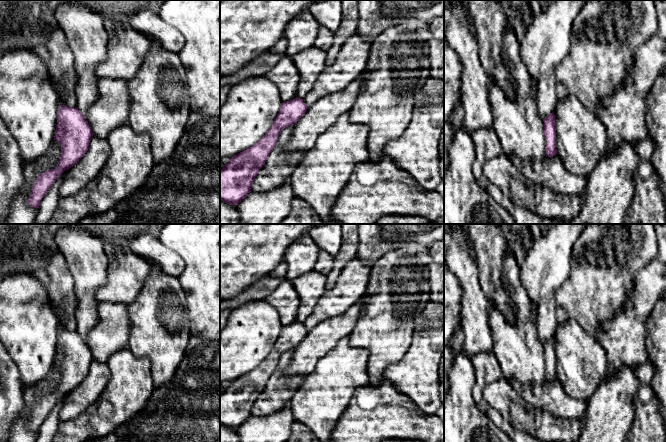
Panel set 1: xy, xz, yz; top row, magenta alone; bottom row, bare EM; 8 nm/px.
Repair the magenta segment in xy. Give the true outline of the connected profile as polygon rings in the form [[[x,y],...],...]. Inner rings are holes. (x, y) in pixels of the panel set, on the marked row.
[[[59,106],[54,140],[61,145],[60,160],[55,169],[38,175],[29,196],[30,206],[39,208],[42,198],[56,179],[75,165],[88,151],[92,136],[89,123],[77,107]]]

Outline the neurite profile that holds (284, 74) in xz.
[[[284,54],[265,76],[277,86],[283,102],[296,98],[300,74],[290,56]]]

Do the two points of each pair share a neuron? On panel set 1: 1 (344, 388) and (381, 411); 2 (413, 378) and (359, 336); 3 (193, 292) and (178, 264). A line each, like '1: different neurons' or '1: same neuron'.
1: different neurons
2: different neurons
3: different neurons

